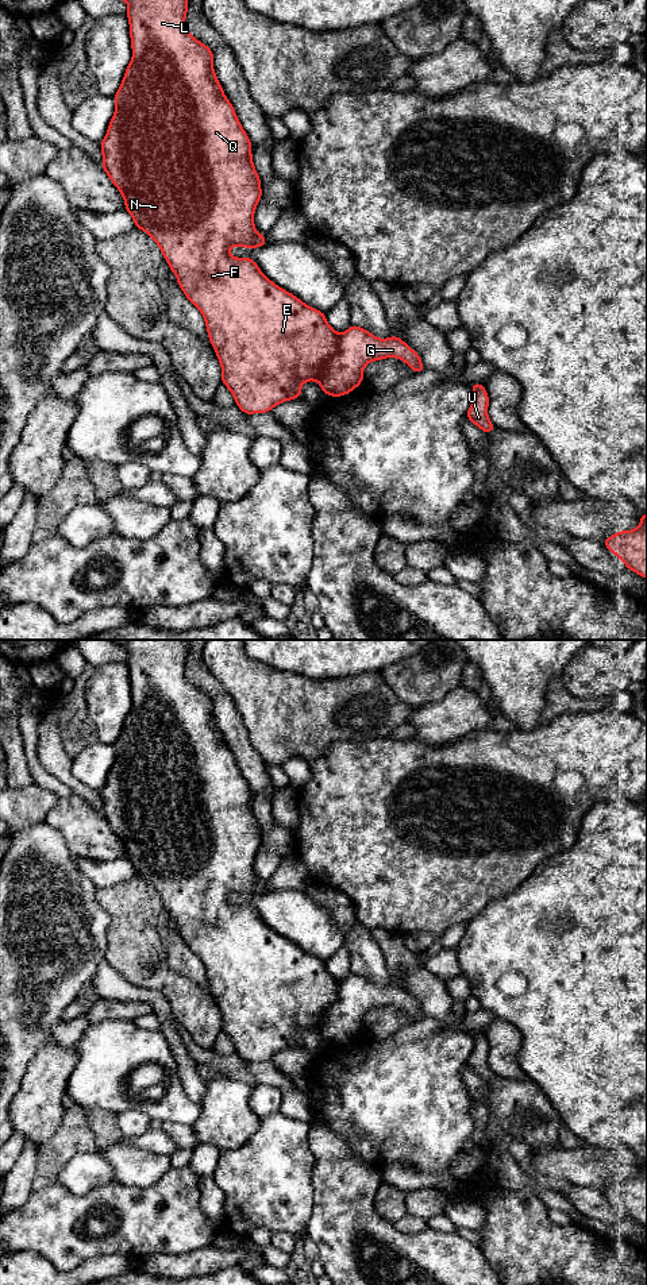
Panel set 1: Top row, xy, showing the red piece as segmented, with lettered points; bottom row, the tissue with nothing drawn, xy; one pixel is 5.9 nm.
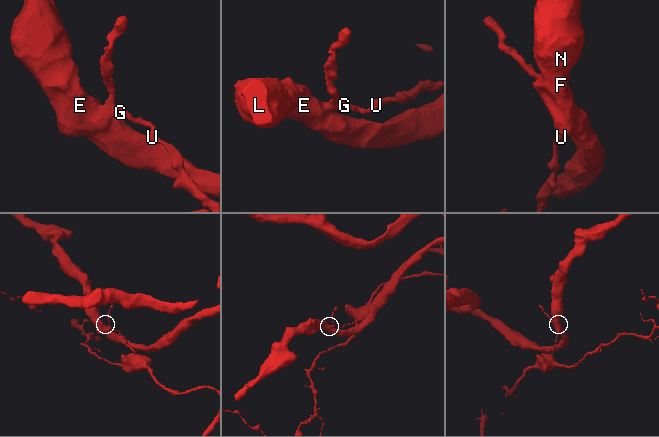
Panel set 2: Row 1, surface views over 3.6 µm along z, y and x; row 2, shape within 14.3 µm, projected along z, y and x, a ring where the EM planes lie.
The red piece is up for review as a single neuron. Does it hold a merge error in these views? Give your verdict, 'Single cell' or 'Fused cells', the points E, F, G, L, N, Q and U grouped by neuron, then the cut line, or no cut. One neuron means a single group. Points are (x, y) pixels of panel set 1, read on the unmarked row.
Fused cells. Groups: E F L N Q / G U. Split along xy (341, 983), (338, 1000), (318, 1029)

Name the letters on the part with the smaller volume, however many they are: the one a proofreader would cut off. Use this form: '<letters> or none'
G, U

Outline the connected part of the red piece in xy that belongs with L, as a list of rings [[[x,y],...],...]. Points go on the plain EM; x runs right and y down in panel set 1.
[[[112,640],[123,647],[127,653],[130,669],[130,684],[132,707],[128,711],[122,733],[115,741],[115,763],[112,764],[107,783],[100,791],[103,800],[103,817],[109,827],[119,837],[124,846],[126,858],[132,864],[135,875],[151,884],[161,896],[162,904],[167,908],[170,919],[177,923],[177,930],[188,948],[201,960],[205,968],[209,989],[222,1012],[222,1031],[234,1043],[236,1053],[246,1062],[266,1061],[289,1047],[300,1046],[301,1033],[307,1029],[317,1029],[324,1022],[330,1008],[339,1000],[339,981],[330,975],[326,961],[305,953],[296,944],[273,931],[261,921],[257,910],[251,906],[234,906],[230,902],[231,894],[258,896],[267,891],[265,883],[257,880],[254,875],[254,860],[262,845],[261,827],[253,813],[253,792],[240,773],[235,757],[224,744],[223,736],[213,719],[213,701],[207,692],[199,690],[185,675],[188,659],[186,640]]]

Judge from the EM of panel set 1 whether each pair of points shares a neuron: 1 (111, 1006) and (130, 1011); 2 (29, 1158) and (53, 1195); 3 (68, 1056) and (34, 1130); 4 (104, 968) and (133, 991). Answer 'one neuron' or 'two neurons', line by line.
1: one neuron
2: two neurons
3: one neuron
4: one neuron

